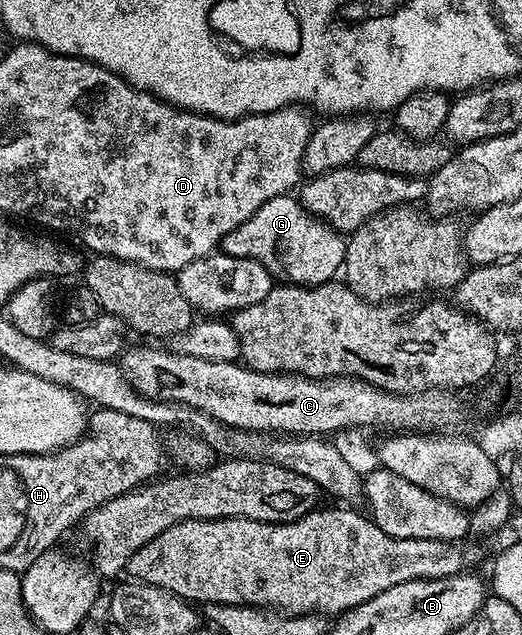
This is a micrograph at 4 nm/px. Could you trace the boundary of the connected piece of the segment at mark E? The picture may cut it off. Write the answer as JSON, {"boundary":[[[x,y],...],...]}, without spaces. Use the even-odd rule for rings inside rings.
{"boundary":[[[348,506],[332,507],[336,508],[330,509],[329,512],[313,510],[307,516],[289,524],[267,524],[261,520],[251,520],[241,516],[222,518],[221,520],[187,520],[186,522],[178,522],[174,526],[170,526],[170,530],[162,530],[162,534],[158,534],[158,538],[146,542],[142,546],[142,550],[135,552],[130,558],[126,572],[127,575],[132,575],[129,577],[133,581],[141,584],[153,584],[162,590],[173,592],[175,596],[180,596],[183,600],[195,602],[200,606],[205,604],[250,604],[254,608],[267,608],[281,614],[329,614],[328,612],[339,614],[350,611],[351,608],[358,606],[362,602],[370,602],[370,598],[382,594],[382,590],[390,590],[390,586],[398,586],[402,582],[437,580],[447,576],[456,576],[460,572],[465,571],[469,566],[472,566],[468,564],[476,564],[484,556],[483,550],[476,544],[468,544],[469,541],[467,539],[394,538],[383,532],[367,515],[359,516],[358,513],[351,512],[348,509],[351,507]]]}

